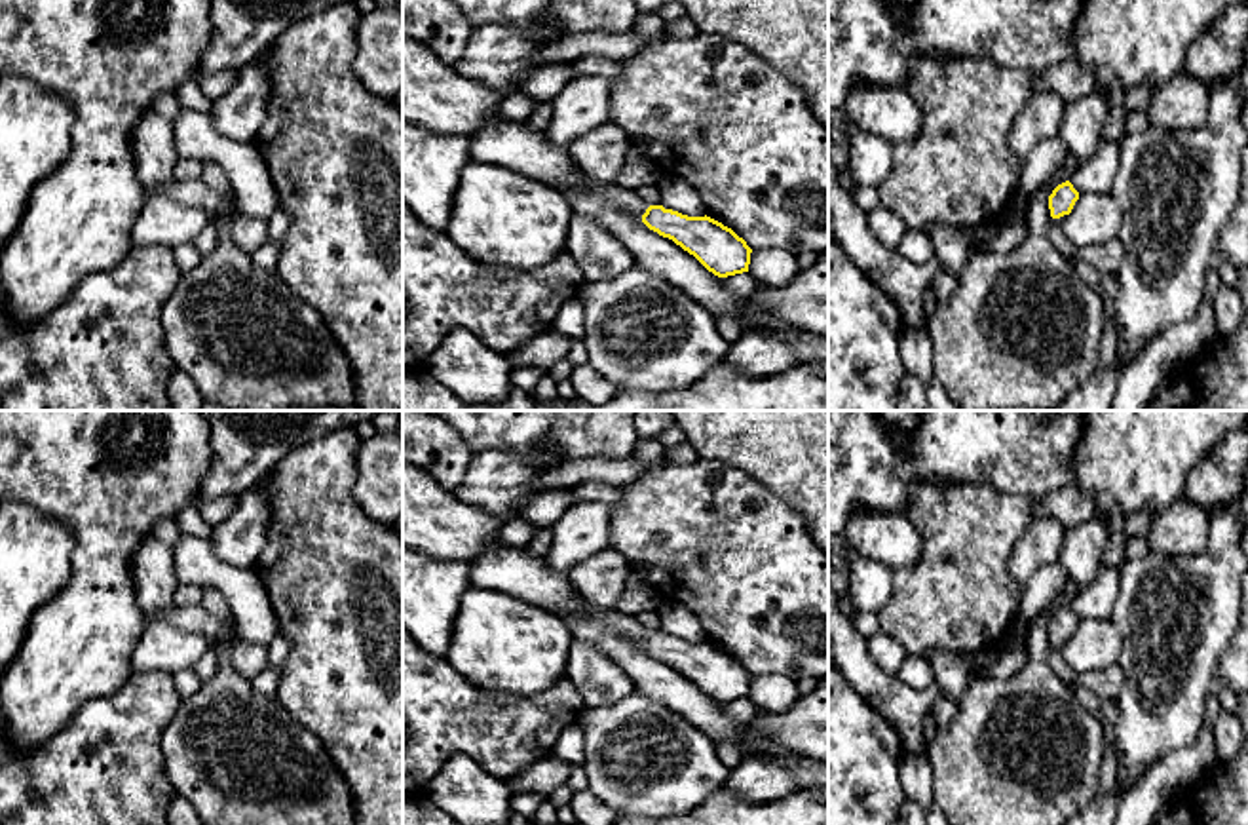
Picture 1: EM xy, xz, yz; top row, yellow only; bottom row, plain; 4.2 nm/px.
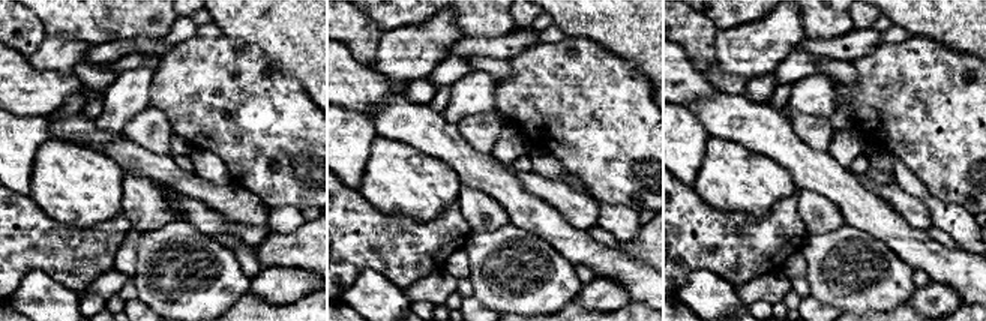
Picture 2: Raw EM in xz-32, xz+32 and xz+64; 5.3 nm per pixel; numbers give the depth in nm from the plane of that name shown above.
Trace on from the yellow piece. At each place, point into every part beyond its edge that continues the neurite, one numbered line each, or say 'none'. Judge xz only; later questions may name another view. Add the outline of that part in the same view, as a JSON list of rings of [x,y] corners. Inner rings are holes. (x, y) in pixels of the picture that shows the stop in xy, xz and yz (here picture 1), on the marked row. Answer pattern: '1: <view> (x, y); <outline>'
1: xz (618, 196); [[[581,169],[576,171],[576,181],[602,196],[614,207],[627,209],[636,215],[644,215],[650,207],[644,200],[638,198],[636,190],[623,188],[615,182],[593,179]]]

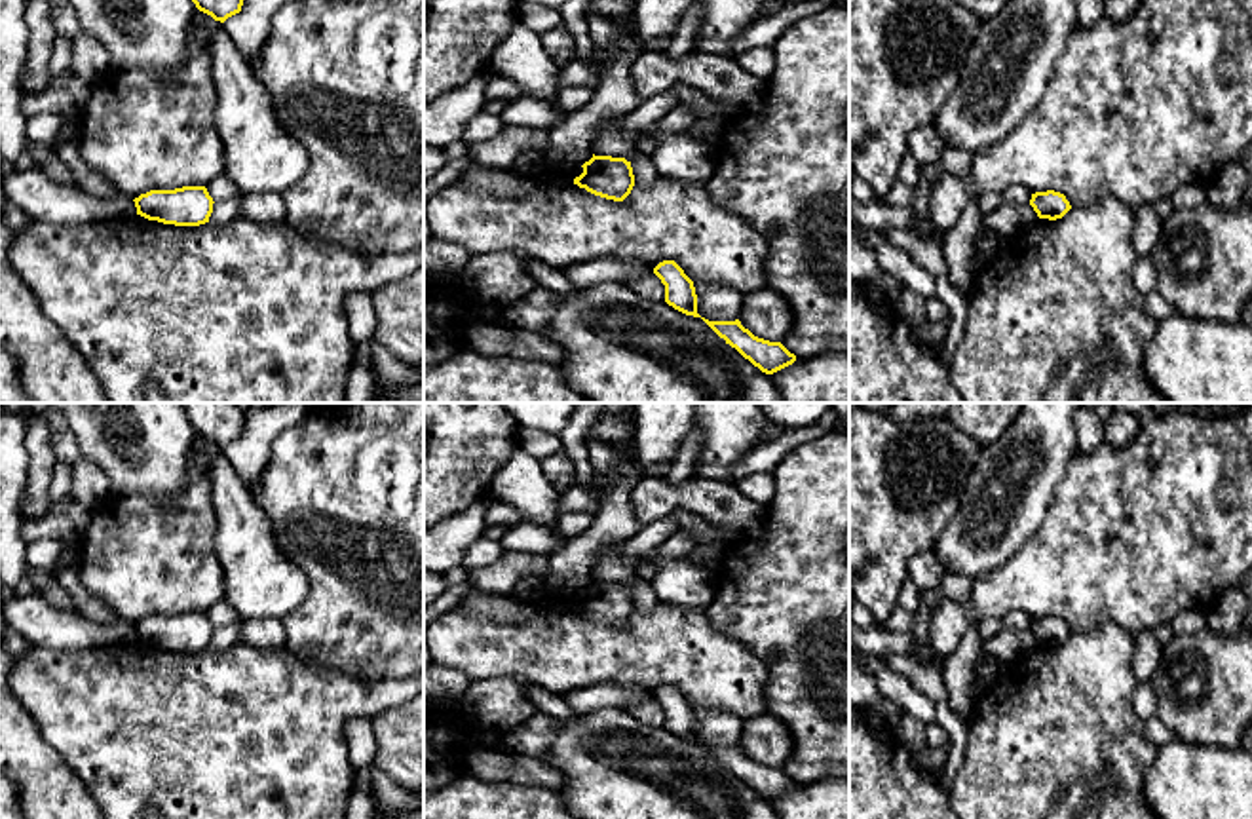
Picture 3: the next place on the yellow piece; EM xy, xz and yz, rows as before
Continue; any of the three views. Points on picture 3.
none

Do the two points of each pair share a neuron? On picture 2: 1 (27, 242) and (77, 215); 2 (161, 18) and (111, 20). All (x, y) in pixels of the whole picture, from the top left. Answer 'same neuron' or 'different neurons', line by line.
1: different neurons
2: same neuron

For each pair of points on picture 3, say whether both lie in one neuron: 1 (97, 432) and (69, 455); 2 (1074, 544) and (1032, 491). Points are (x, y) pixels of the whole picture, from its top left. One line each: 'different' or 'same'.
1: different
2: different

